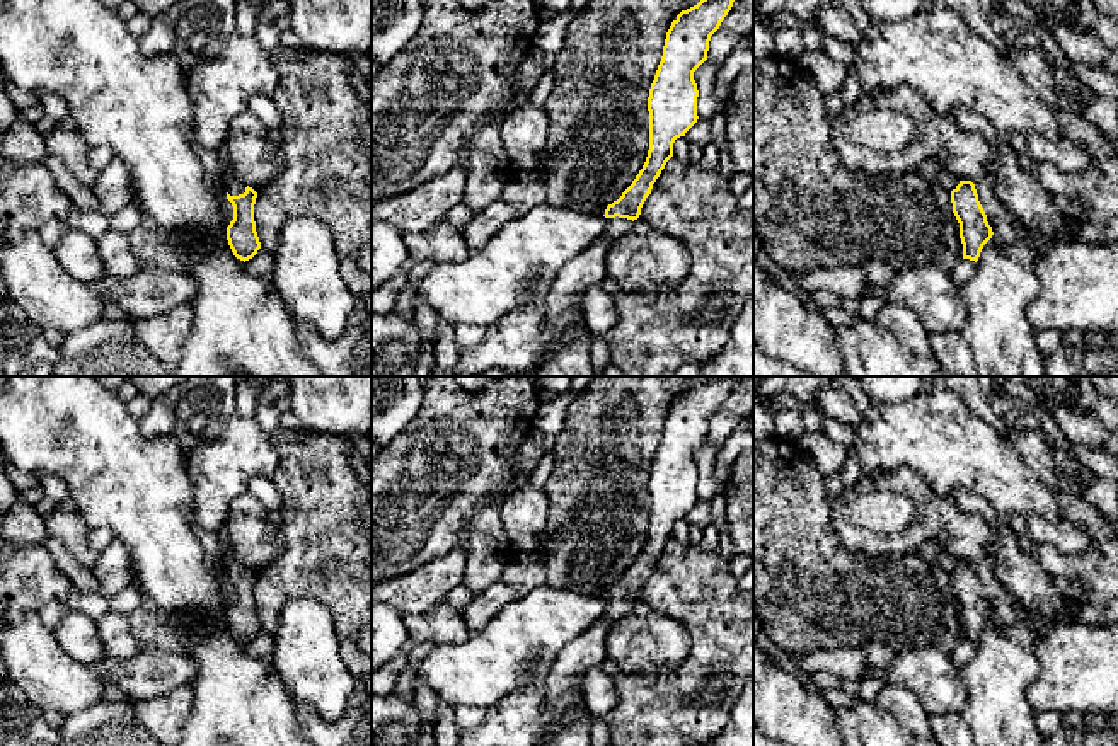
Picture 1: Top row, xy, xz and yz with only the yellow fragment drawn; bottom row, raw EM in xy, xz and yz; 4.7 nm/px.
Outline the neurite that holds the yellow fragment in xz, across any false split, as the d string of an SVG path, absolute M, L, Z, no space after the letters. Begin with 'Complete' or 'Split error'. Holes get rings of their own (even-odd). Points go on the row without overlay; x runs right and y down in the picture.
Split error. M706 378L671 404L648 479L648 538L632 565L607 588L603 617L562 647L544 680L527 683L493 703L481 726L462 731L457 746L540 746L554 726L576 717L585 705L585 673L603 666L610 628L631 613L653 565L673 538L675 521L685 518L699 501L694 453L707 441L711 417L735 380Z

